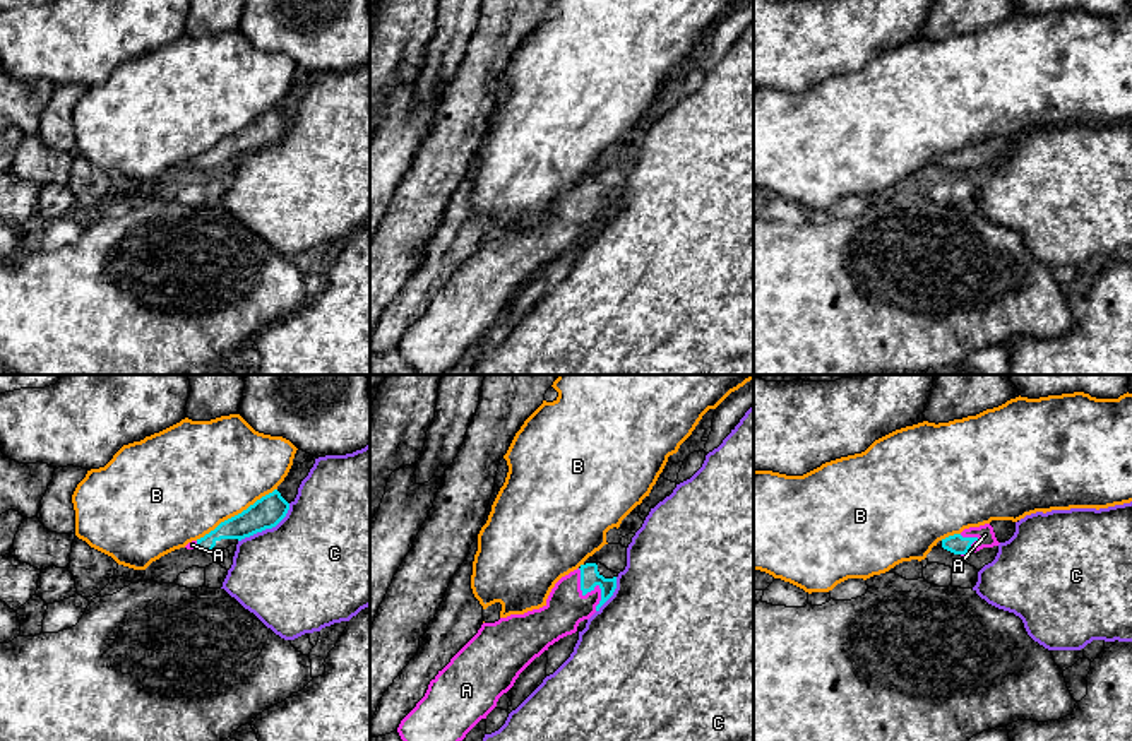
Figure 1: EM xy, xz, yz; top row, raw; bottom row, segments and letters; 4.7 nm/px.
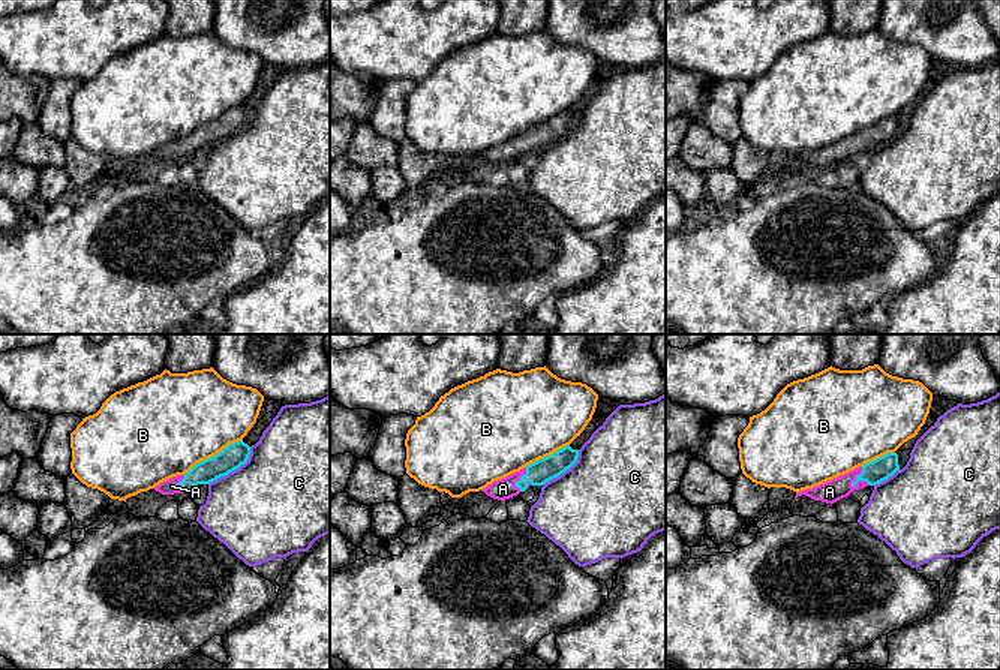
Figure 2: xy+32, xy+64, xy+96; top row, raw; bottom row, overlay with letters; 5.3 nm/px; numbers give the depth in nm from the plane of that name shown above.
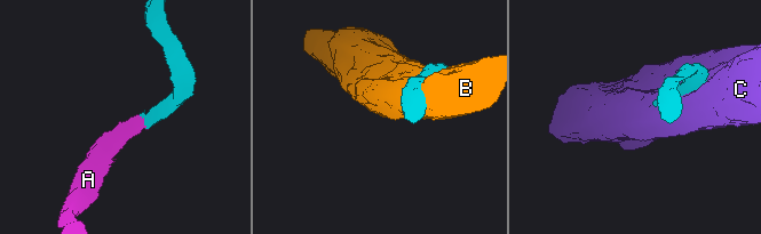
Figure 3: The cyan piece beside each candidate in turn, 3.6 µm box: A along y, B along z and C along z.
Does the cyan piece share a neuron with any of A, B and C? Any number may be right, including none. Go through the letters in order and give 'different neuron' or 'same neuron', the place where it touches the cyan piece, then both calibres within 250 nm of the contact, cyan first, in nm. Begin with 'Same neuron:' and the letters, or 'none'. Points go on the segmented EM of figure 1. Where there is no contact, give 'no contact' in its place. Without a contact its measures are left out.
Same neuron: A
A: same neuron; meets cyan in xz at (589, 591); 100 nm thick on the cyan side, 190 nm on the other
B: different neuron; meets cyan in xy at (235, 515); 150 nm thick on the cyan side, 480 nm on the other
C: different neuron; meets cyan in xy at (268, 527); 150 nm thick on the cyan side, 480 nm on the other

